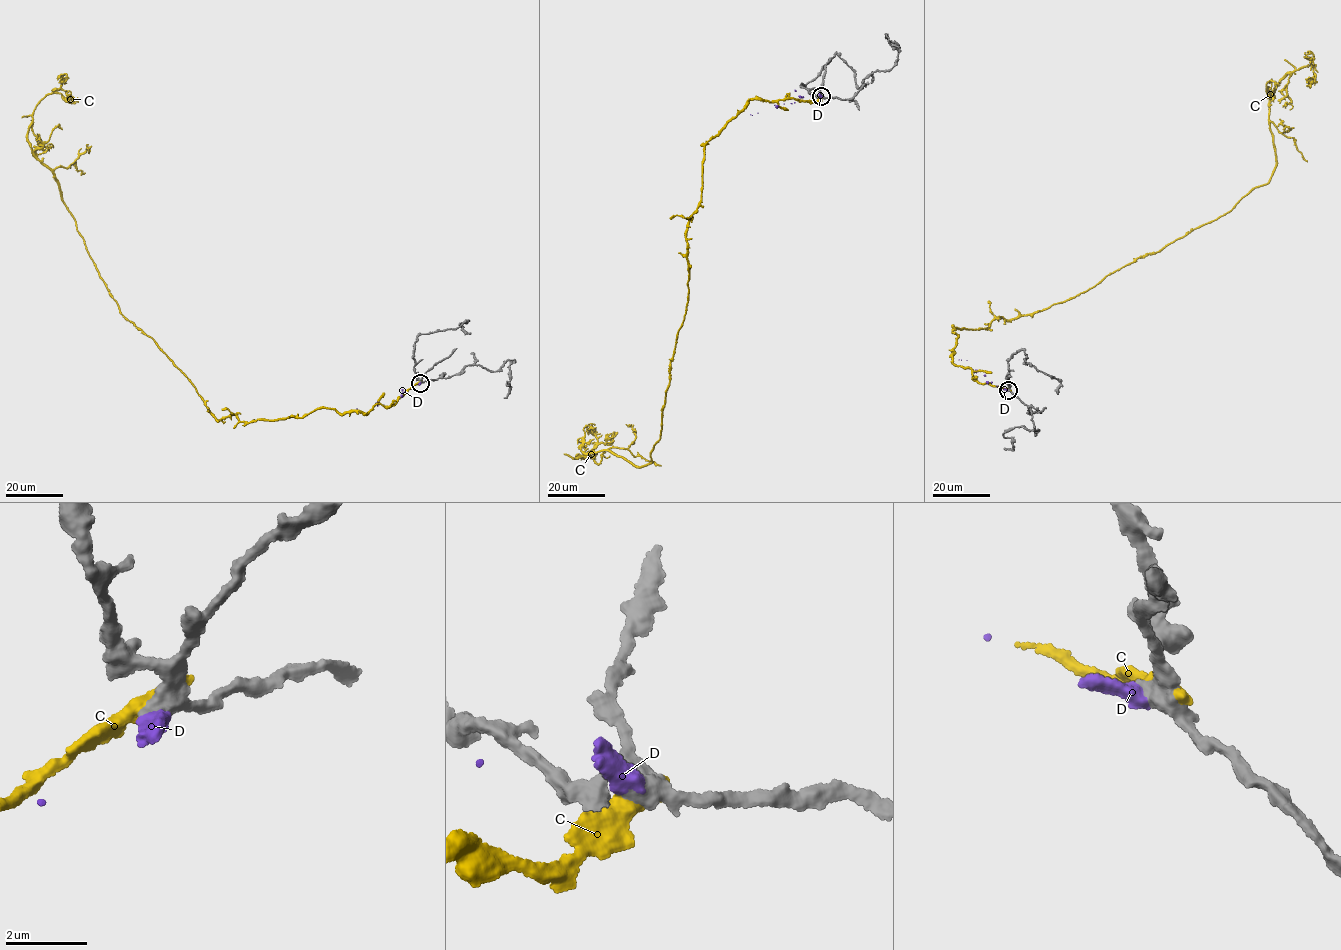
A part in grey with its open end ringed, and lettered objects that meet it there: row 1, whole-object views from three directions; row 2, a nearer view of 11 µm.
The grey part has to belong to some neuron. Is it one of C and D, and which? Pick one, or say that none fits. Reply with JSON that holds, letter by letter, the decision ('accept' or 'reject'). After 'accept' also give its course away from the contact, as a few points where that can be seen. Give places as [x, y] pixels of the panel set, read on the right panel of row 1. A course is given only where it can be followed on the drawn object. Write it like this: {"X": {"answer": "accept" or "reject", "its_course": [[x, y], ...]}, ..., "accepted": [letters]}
{"C": {"answer": "reject"}, "D": {"answer": "accept", "its_course": [[1008, 390], [992, 382], [982, 384], [973, 369], [959, 360]]}, "accepted": ["D"]}

